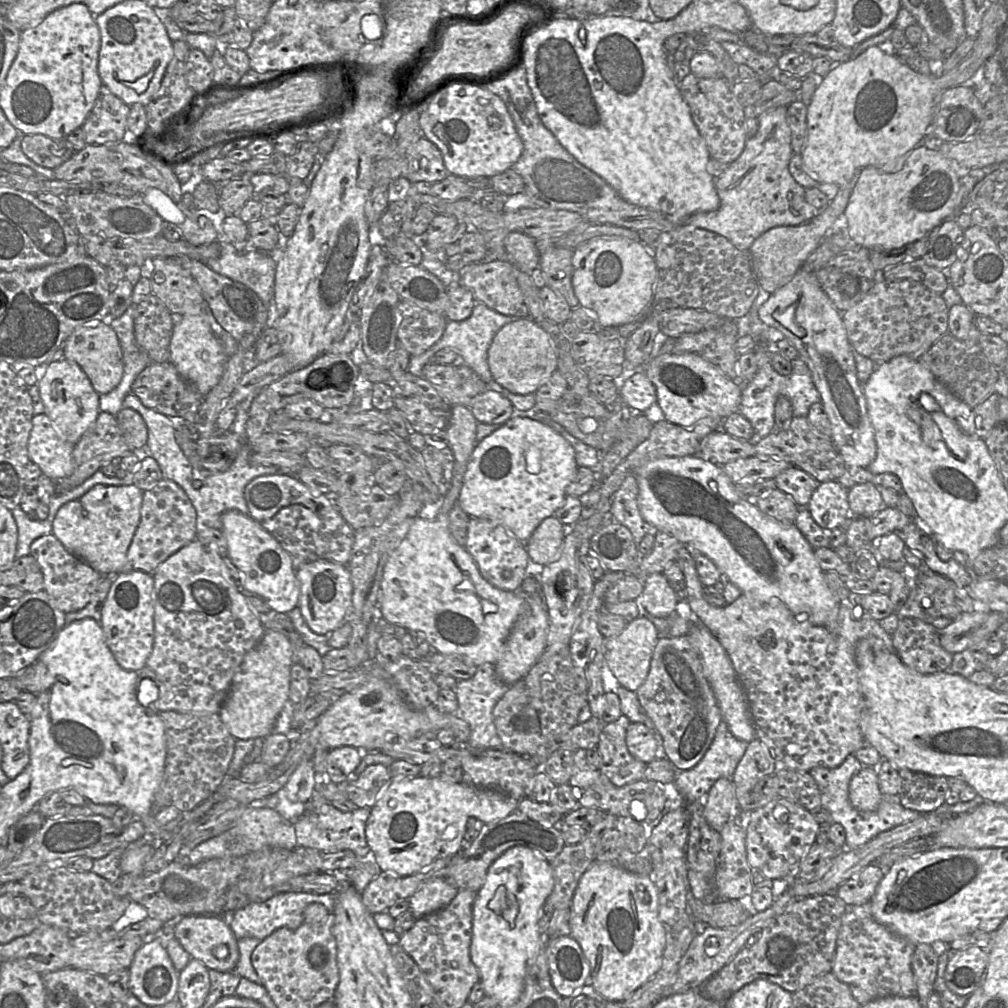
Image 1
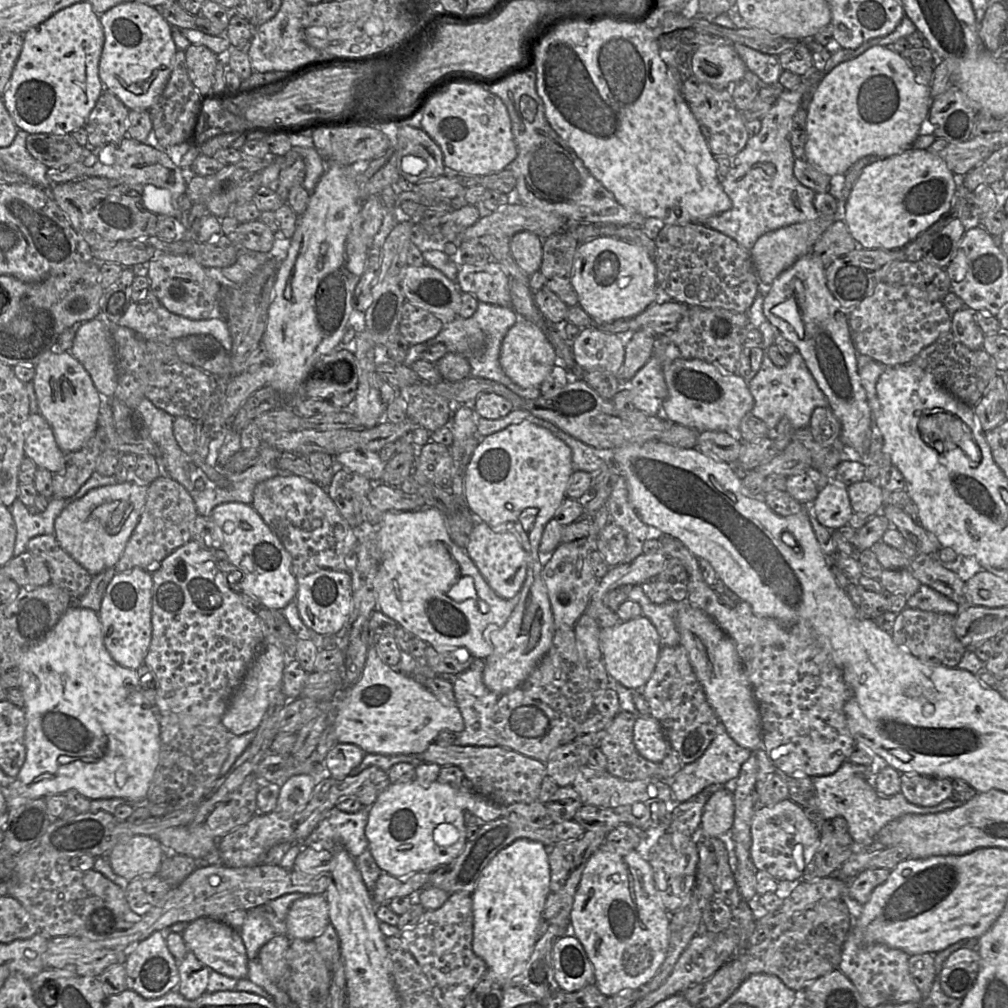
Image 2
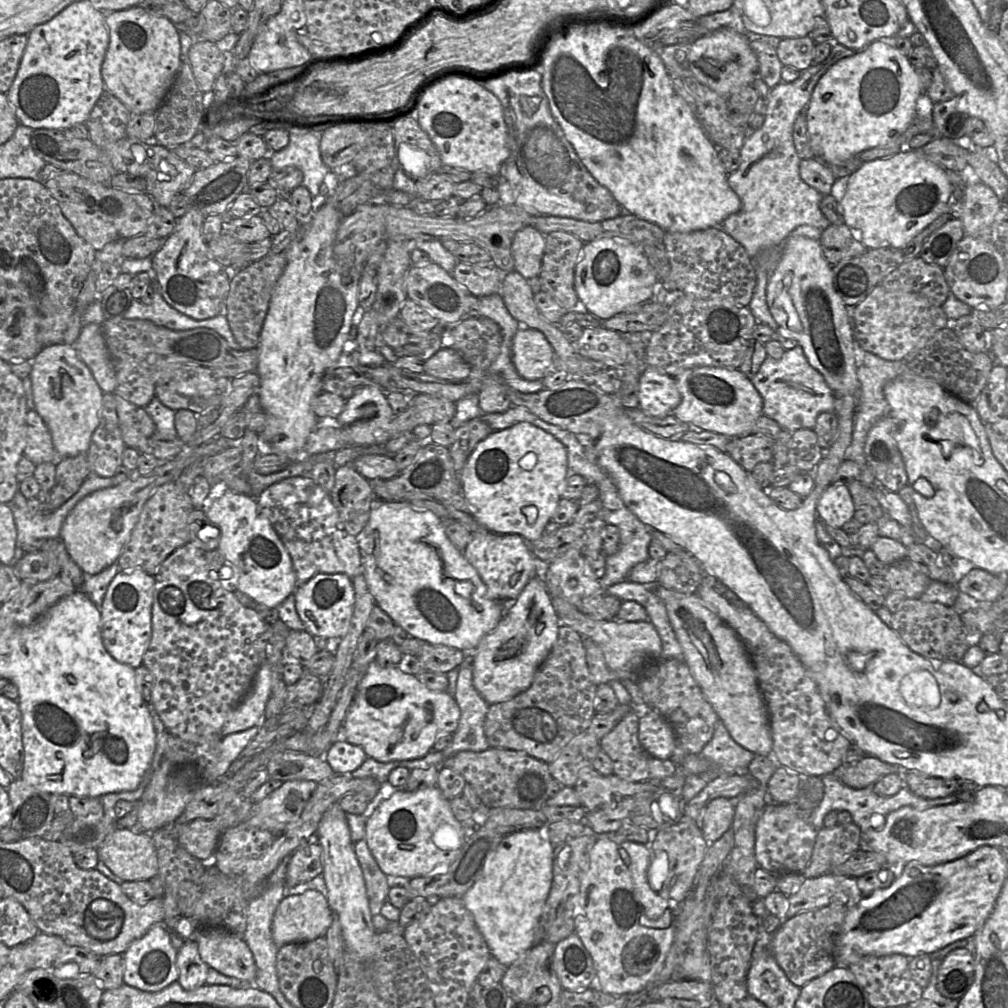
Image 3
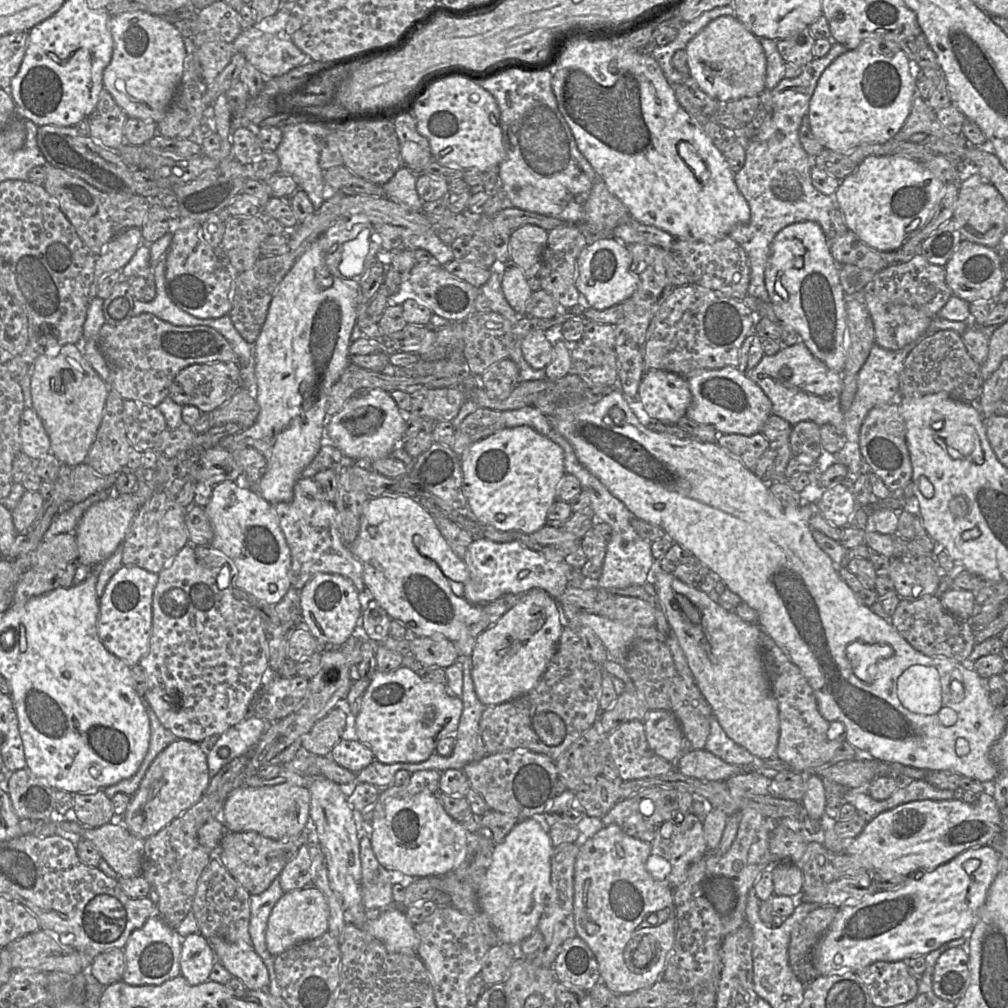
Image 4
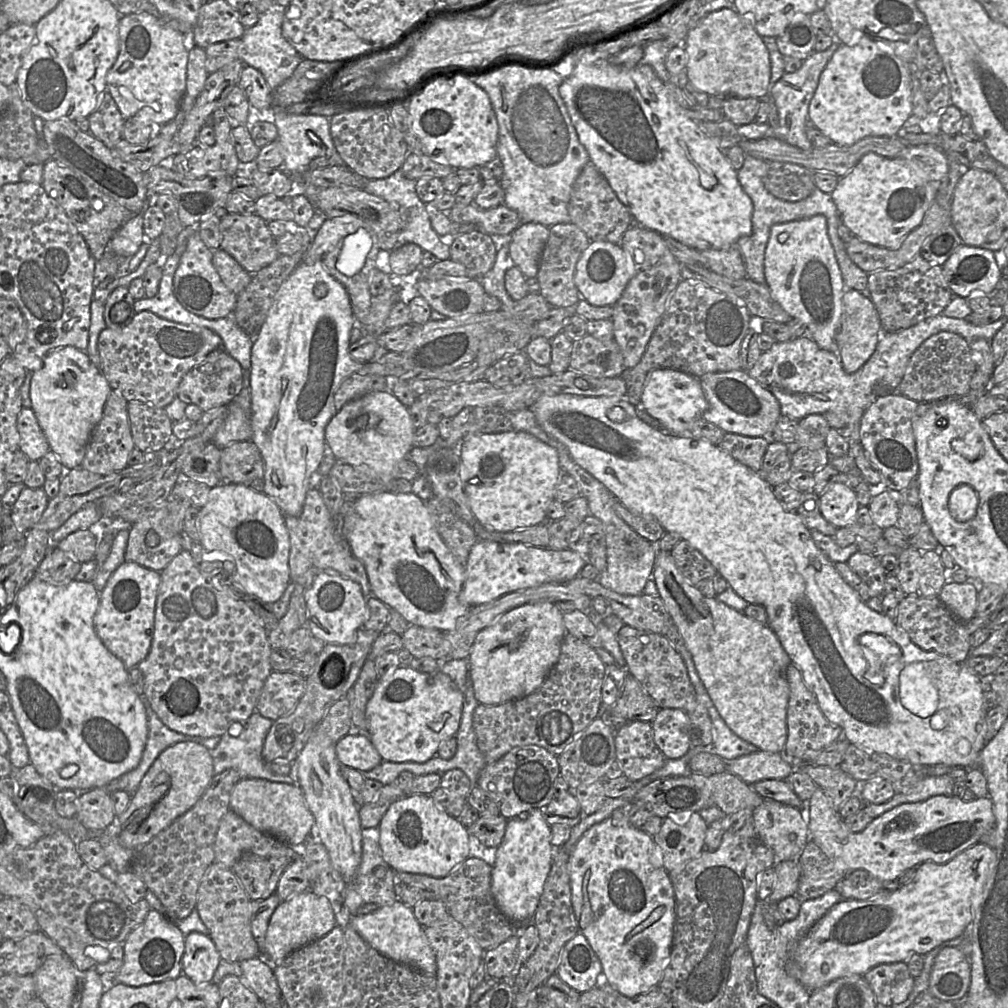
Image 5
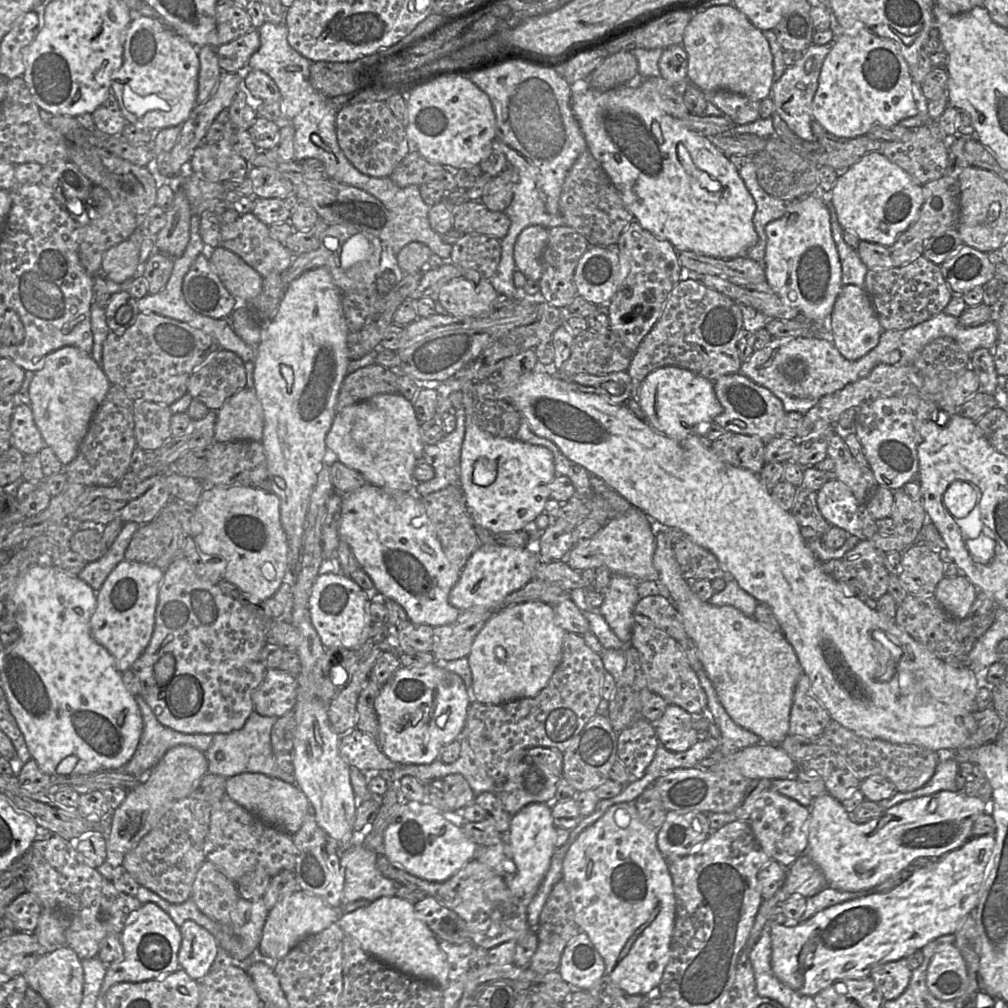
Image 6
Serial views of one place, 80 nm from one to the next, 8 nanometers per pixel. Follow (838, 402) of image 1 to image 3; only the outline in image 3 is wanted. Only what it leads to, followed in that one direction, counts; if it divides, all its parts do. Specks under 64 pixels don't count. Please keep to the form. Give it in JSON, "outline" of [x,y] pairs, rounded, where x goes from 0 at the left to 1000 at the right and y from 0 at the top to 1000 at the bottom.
{"outline":[[[784,233],[777,240],[777,252],[761,282],[763,308],[776,325],[780,335],[789,336],[797,346],[803,361],[813,369],[829,393],[852,391],[848,356],[848,336],[843,307],[835,299],[826,284],[825,263],[817,256],[813,238],[796,233]]]}

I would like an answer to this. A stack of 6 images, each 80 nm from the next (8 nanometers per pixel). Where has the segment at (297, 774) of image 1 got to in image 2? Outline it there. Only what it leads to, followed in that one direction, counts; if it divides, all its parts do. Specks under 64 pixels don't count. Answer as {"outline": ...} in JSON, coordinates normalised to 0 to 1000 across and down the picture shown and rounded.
{"outline":[[[306,768],[289,770],[278,781],[272,804],[279,808],[292,808],[300,804],[306,797],[315,772]]]}

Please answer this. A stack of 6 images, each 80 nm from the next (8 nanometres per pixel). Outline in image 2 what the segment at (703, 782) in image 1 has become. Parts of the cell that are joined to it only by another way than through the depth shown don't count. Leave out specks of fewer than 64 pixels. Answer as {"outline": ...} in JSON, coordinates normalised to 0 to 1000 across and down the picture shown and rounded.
{"outline":[[[716,716],[710,720],[709,731],[690,755],[678,759],[675,765],[664,775],[664,780],[673,796],[681,796],[705,779],[726,778],[733,769],[735,760],[744,751],[744,744],[732,739],[721,727]]]}

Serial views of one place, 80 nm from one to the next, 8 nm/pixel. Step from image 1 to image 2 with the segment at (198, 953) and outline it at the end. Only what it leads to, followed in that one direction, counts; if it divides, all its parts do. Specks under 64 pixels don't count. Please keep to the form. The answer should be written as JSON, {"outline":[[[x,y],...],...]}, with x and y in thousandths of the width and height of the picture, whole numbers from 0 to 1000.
{"outline":[[[199,910],[187,916],[181,925],[181,931],[185,937],[187,943],[193,946],[196,952],[219,966],[233,970],[234,972],[244,970],[246,968],[246,948],[243,938],[237,927],[237,924],[228,918],[208,910]]]}

